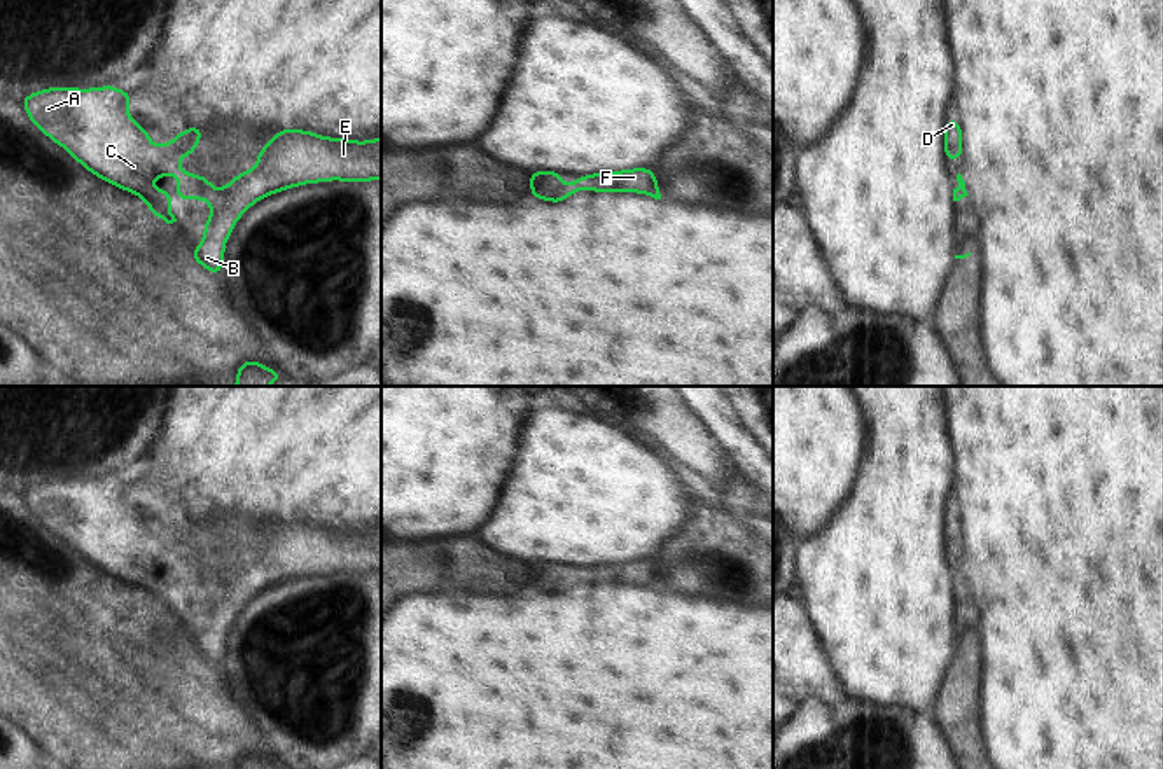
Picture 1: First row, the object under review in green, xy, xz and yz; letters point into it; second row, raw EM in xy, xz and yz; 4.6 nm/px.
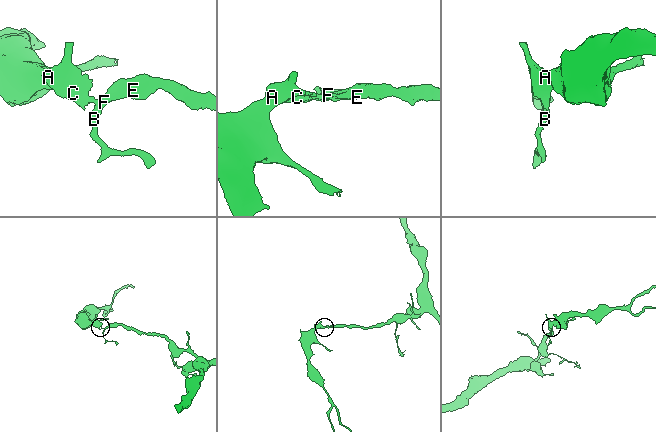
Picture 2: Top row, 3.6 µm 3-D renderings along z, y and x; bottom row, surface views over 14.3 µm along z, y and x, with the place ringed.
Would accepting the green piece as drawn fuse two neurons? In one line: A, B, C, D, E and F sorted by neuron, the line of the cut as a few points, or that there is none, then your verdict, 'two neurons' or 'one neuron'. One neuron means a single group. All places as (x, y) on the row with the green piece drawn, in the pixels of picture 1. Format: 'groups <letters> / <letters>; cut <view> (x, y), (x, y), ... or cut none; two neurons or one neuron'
groups A B C D E F; cut none; one neuron

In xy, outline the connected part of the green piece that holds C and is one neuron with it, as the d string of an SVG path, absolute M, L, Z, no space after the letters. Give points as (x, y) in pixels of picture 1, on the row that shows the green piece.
M49 87L31 93L21 100L30 121L47 135L54 143L66 149L72 159L77 159L94 177L112 185L140 196L152 215L166 224L177 222L170 210L170 191L156 191L154 177L170 177L178 173L175 184L178 199L205 199L212 204L210 220L203 225L205 239L194 248L189 259L199 262L206 271L219 274L224 266L224 248L227 236L234 231L236 220L259 199L275 192L315 182L343 180L367 182L381 180L381 138L369 142L353 142L348 138L327 138L303 129L276 131L269 143L257 152L257 164L250 171L236 173L236 178L226 187L215 191L206 177L191 175L180 168L178 154L187 159L203 136L203 129L185 128L173 136L170 145L152 145L143 126L136 124L128 114L128 101L133 93L117 87Z

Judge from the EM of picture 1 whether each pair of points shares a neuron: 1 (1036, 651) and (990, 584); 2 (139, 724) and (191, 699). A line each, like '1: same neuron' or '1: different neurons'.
1: same neuron
2: same neuron

